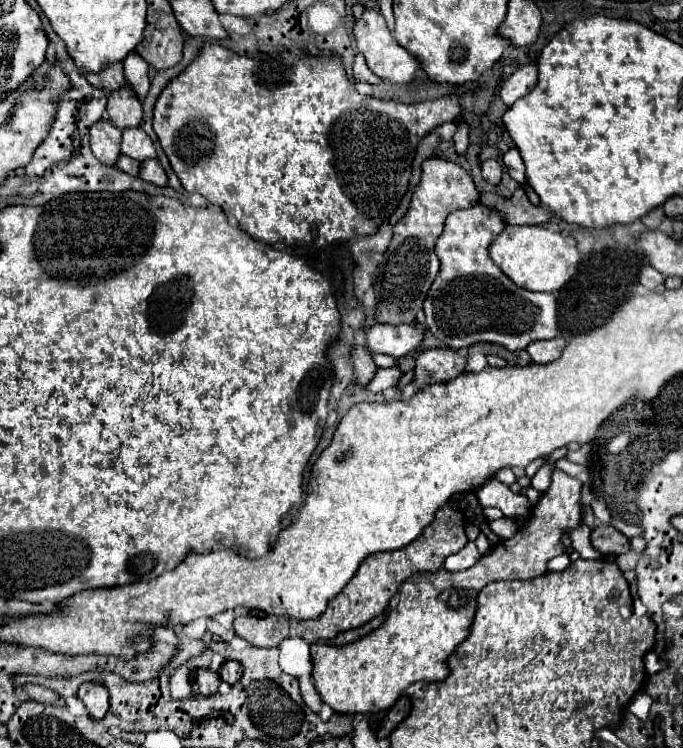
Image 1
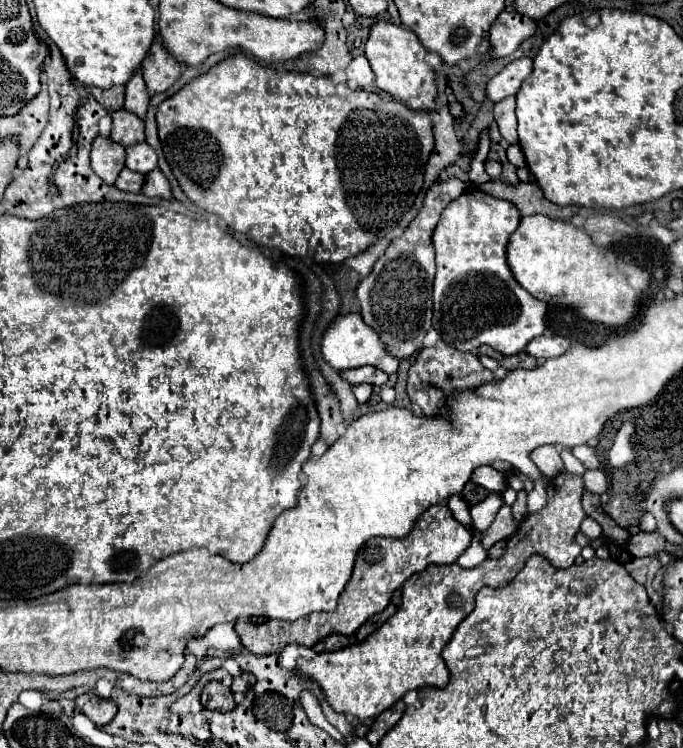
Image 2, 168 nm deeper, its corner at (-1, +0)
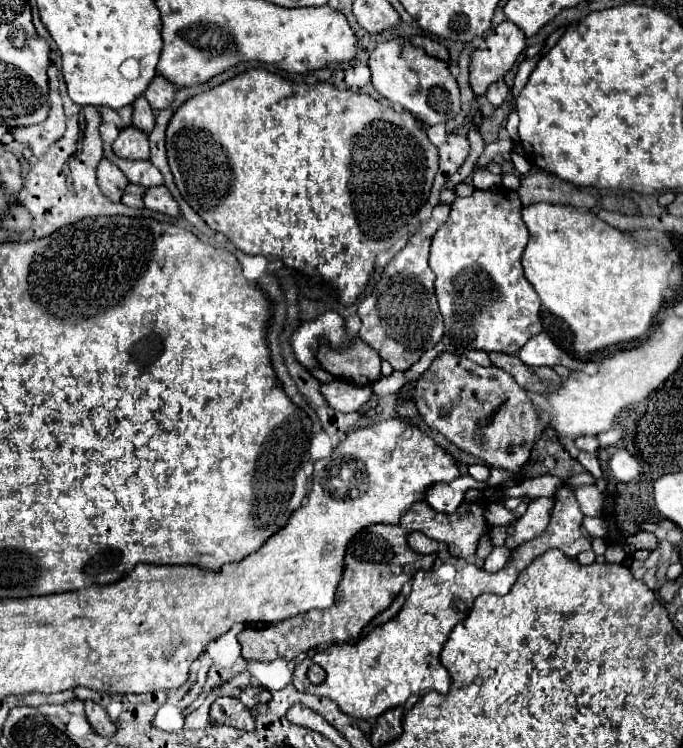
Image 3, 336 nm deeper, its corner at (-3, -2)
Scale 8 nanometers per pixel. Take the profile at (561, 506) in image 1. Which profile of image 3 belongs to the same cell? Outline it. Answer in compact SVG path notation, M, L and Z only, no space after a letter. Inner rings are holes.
M562 485L556 491L554 509L546 531L536 539L514 549L512 559L498 573L486 573L484 569L478 569L474 563L468 563L466 559L452 557L444 543L430 539L421 532L412 532L407 538L409 546L420 554L435 551L437 558L430 570L416 572L412 579L412 593L408 595L398 615L386 621L384 625L378 625L372 631L368 631L368 635L354 645L332 643L322 647L312 659L304 657L296 661L292 679L294 687L302 693L320 695L336 701L346 715L356 719L380 717L384 711L404 705L410 695L426 689L448 693L450 675L440 663L440 651L450 635L450 629L470 613L470 607L478 595L506 595L514 585L518 573L544 551L556 547L570 559L574 559L580 551L592 549L590 539L582 533L582 519L584 515L576 501L574 489ZM310 663L318 663L326 671L324 683L312 685L308 681L306 671Z

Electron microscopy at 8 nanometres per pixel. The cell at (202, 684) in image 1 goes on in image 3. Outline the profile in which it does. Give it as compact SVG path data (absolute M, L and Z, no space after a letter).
M220 697L210 709L210 721L216 725L230 725L244 731L254 731L254 715L234 697Z

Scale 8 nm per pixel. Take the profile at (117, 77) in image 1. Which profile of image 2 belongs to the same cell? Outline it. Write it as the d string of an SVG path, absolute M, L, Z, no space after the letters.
M114 85L108 89L90 87L90 93L96 97L96 101L100 101L110 111L124 107L124 85Z

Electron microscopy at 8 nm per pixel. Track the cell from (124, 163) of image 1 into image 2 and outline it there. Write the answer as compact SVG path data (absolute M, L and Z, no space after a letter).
M122 169L118 179L116 179L116 187L122 189L122 191L130 191L130 193L140 193L142 189L142 183L144 183L144 175L142 173L136 173L132 169Z

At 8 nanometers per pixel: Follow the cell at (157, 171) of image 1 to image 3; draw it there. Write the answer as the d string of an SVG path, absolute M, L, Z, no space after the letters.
M150 187L150 191L146 191L144 195L144 205L146 209L170 215L170 217L180 217L180 207L178 203L172 199L170 191L166 191L166 187Z

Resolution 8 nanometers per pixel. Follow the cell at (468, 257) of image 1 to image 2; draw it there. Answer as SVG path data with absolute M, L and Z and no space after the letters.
M480 189L464 191L444 209L432 237L436 249L432 327L448 345L460 351L476 351L480 345L490 345L502 355L516 355L524 351L534 337L540 337L546 331L548 303L532 297L522 285L518 285L506 263L506 243L518 223L520 213L512 203L490 197Z

